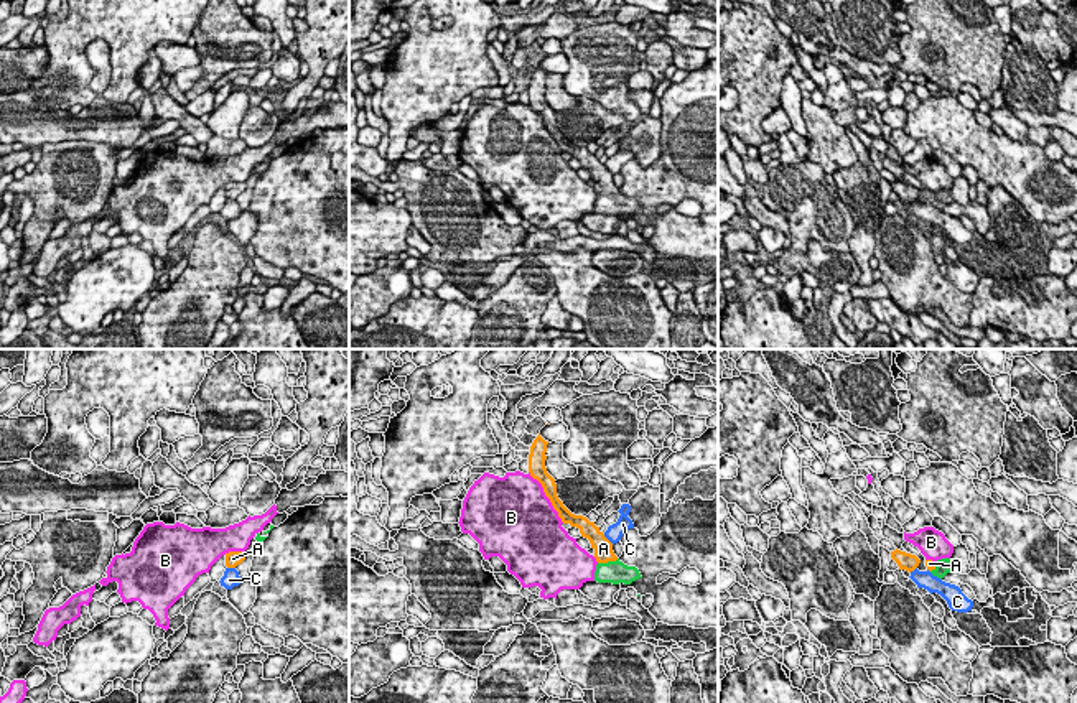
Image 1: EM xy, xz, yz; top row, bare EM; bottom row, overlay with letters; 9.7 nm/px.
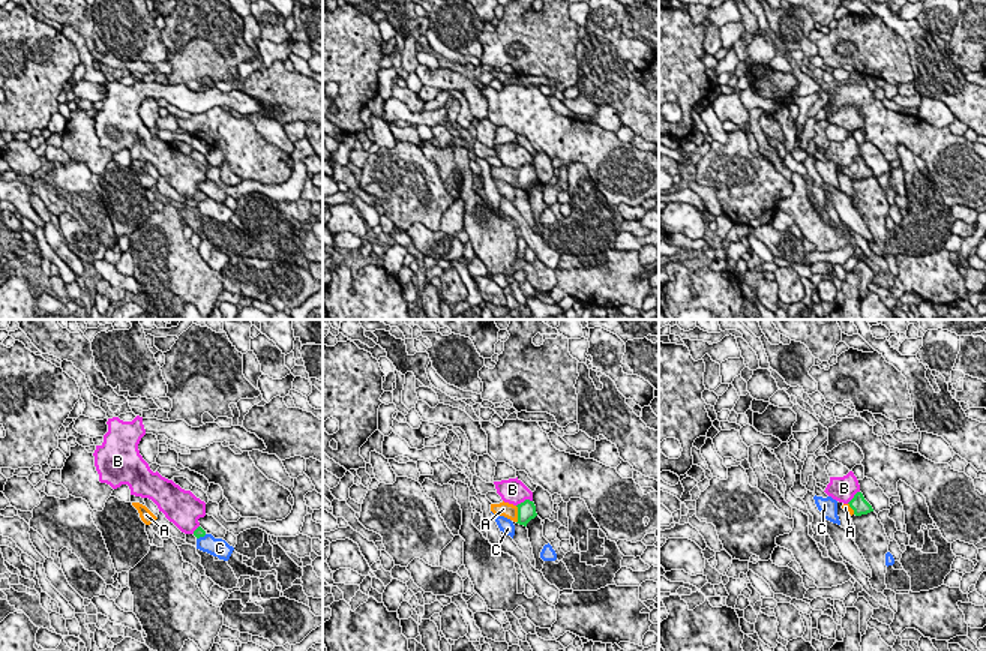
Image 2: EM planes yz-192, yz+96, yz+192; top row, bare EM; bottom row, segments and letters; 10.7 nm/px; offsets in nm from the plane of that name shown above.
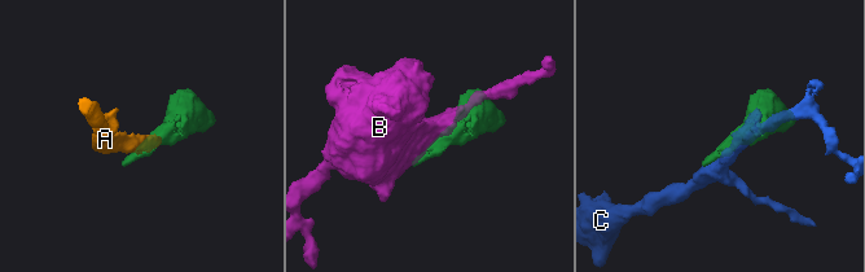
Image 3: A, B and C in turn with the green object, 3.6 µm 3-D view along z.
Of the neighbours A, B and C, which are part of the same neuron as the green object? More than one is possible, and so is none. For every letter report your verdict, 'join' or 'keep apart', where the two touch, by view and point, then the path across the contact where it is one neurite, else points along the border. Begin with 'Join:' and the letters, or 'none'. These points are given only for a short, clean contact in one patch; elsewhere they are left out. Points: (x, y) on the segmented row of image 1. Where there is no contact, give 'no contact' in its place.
Join: A
A: join; meets green in xz at (608, 562); runs through xz (616, 572), (608, 562), (603, 549)
B: keep apart; meets green in xz at (595, 572)
C: keep apart; meets green in yz at (936, 575); border along yz (929, 572), (941, 580)

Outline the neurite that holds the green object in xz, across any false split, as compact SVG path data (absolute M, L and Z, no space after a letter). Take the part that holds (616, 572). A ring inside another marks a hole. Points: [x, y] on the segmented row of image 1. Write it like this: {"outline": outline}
{"outline": "M538 433L538 436L534 440L530 446L529 473L534 479L537 479L542 484L545 496L550 499L562 522L576 527L581 537L590 540L591 548L594 550L594 558L598 561L594 571L594 581L613 583L613 584L619 583L631 584L632 581L642 578L636 566L624 565L614 555L613 543L604 537L599 527L594 525L594 522L590 522L583 515L571 514L558 499L555 479L547 473L545 468L547 445L548 441L545 441Z"}

